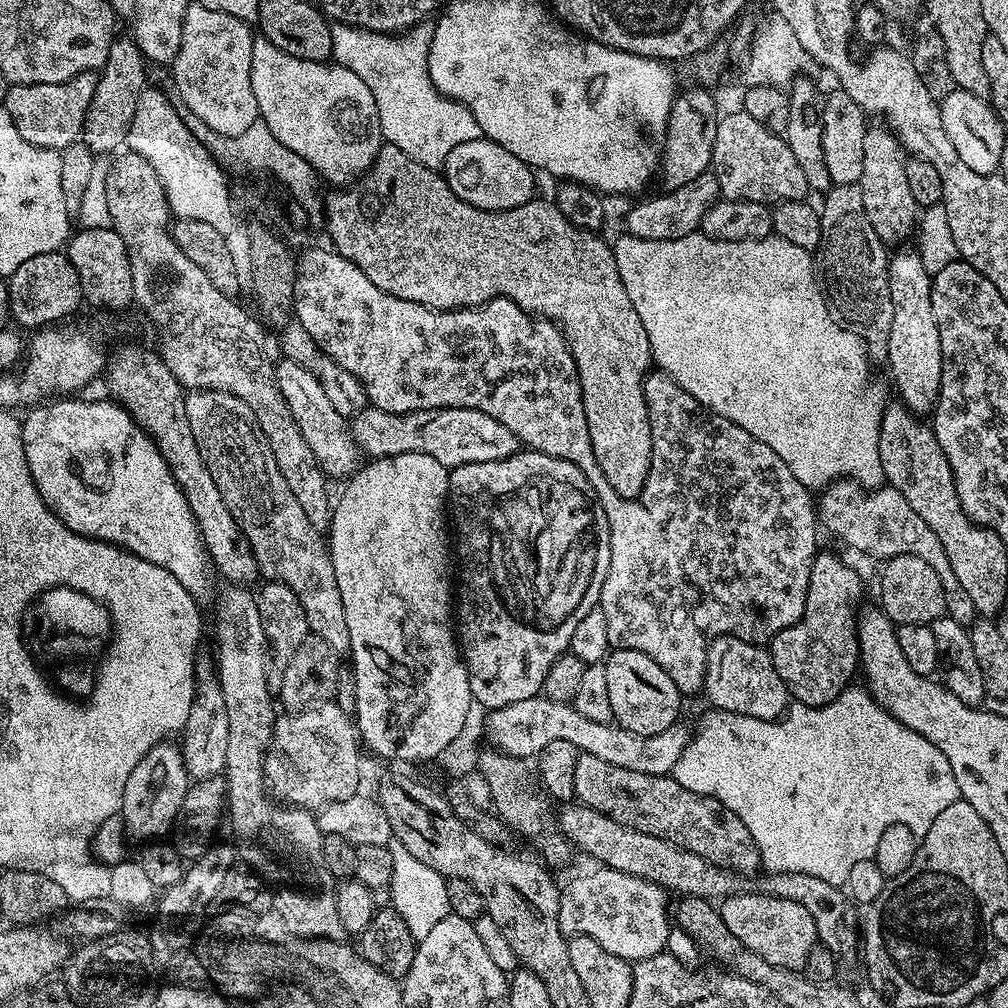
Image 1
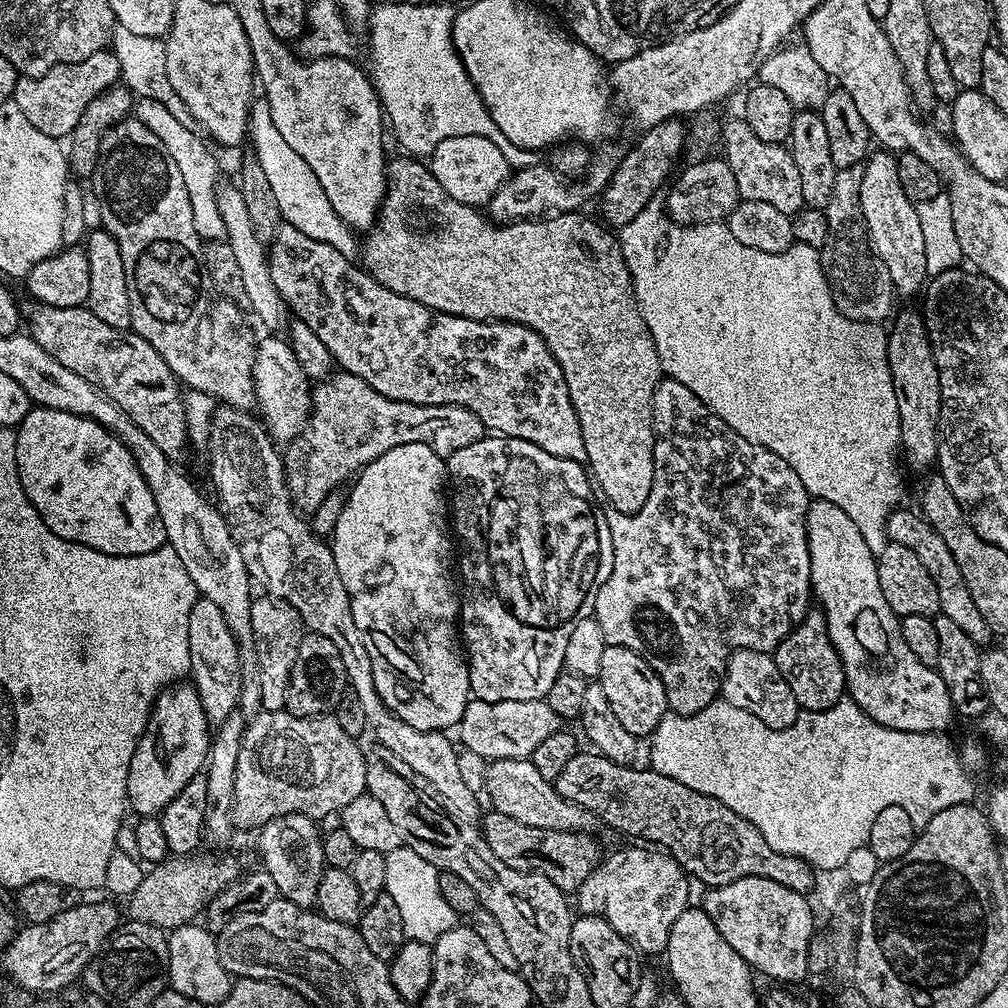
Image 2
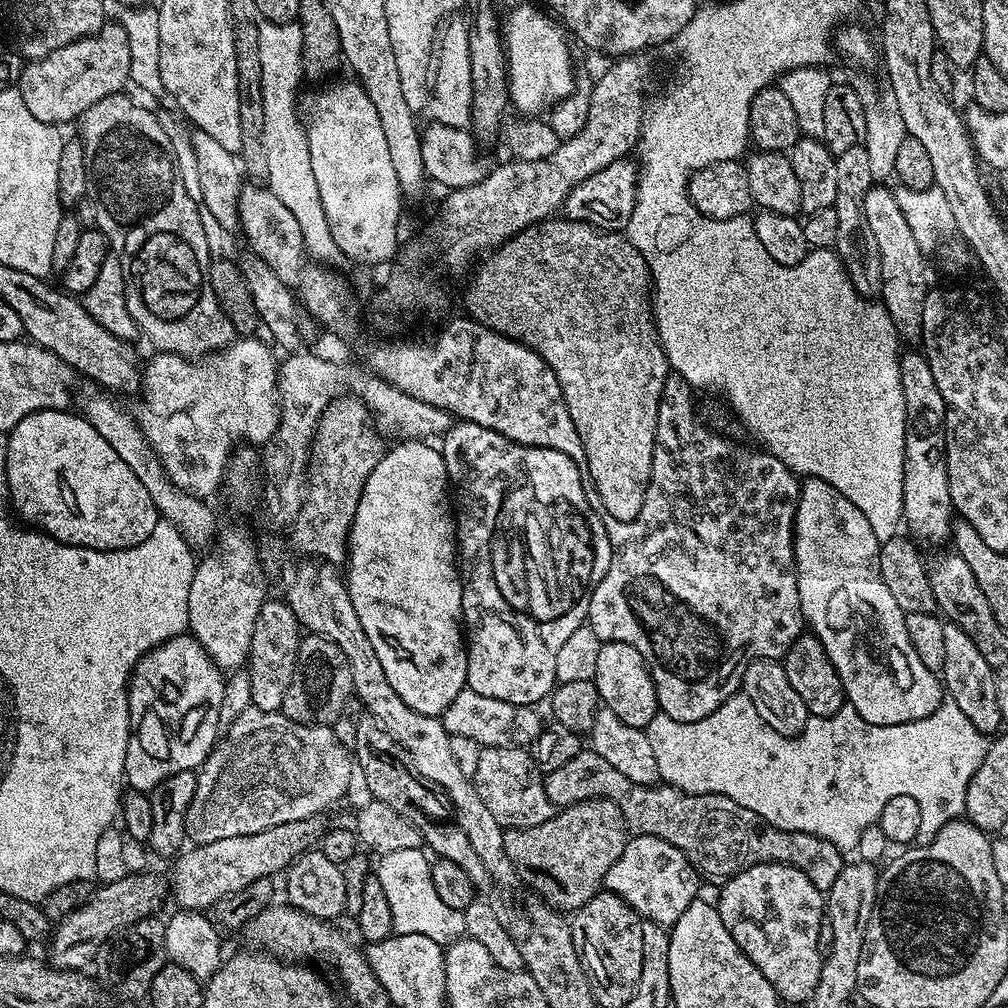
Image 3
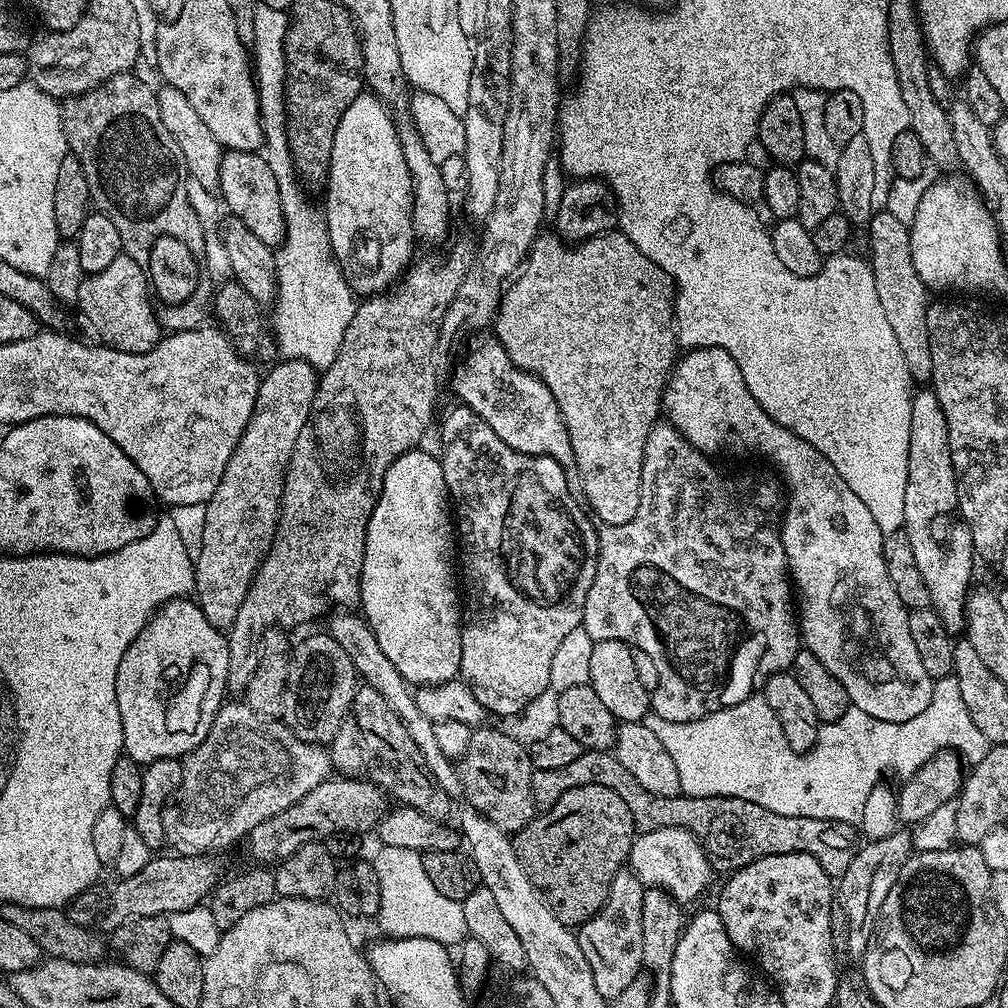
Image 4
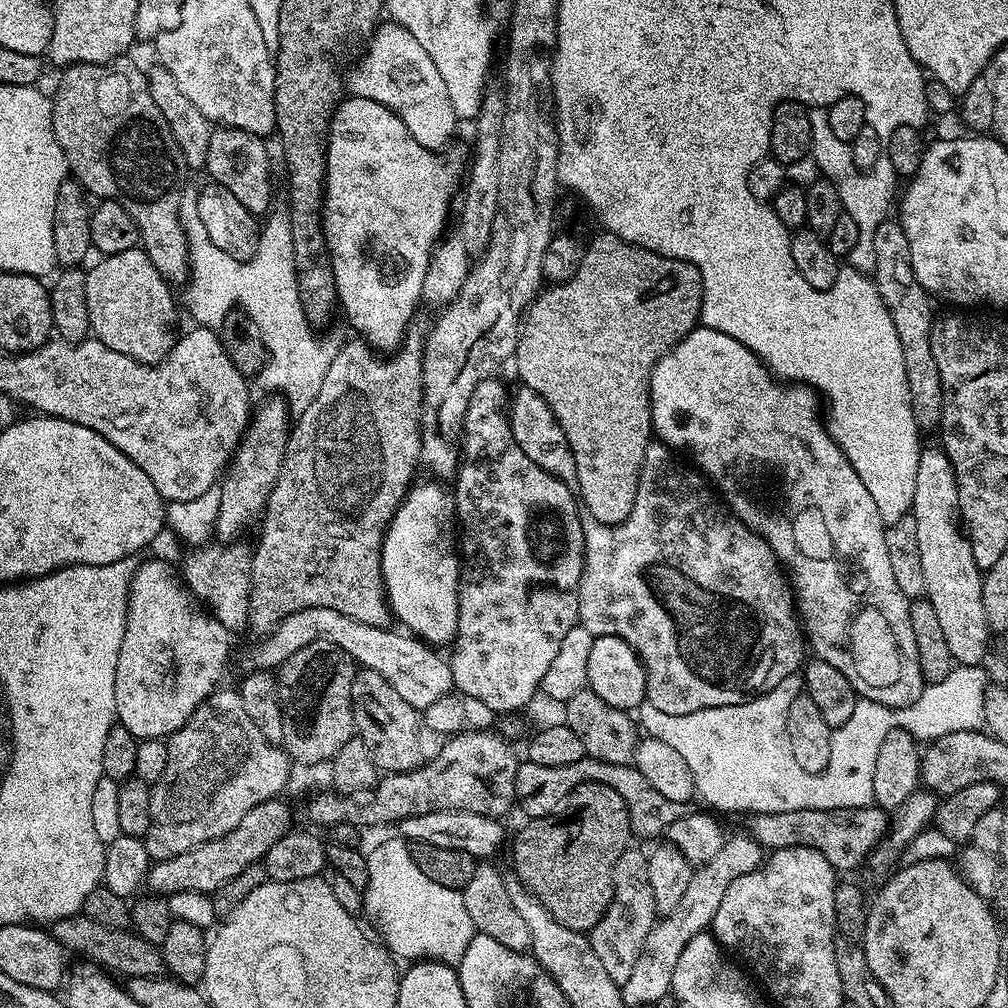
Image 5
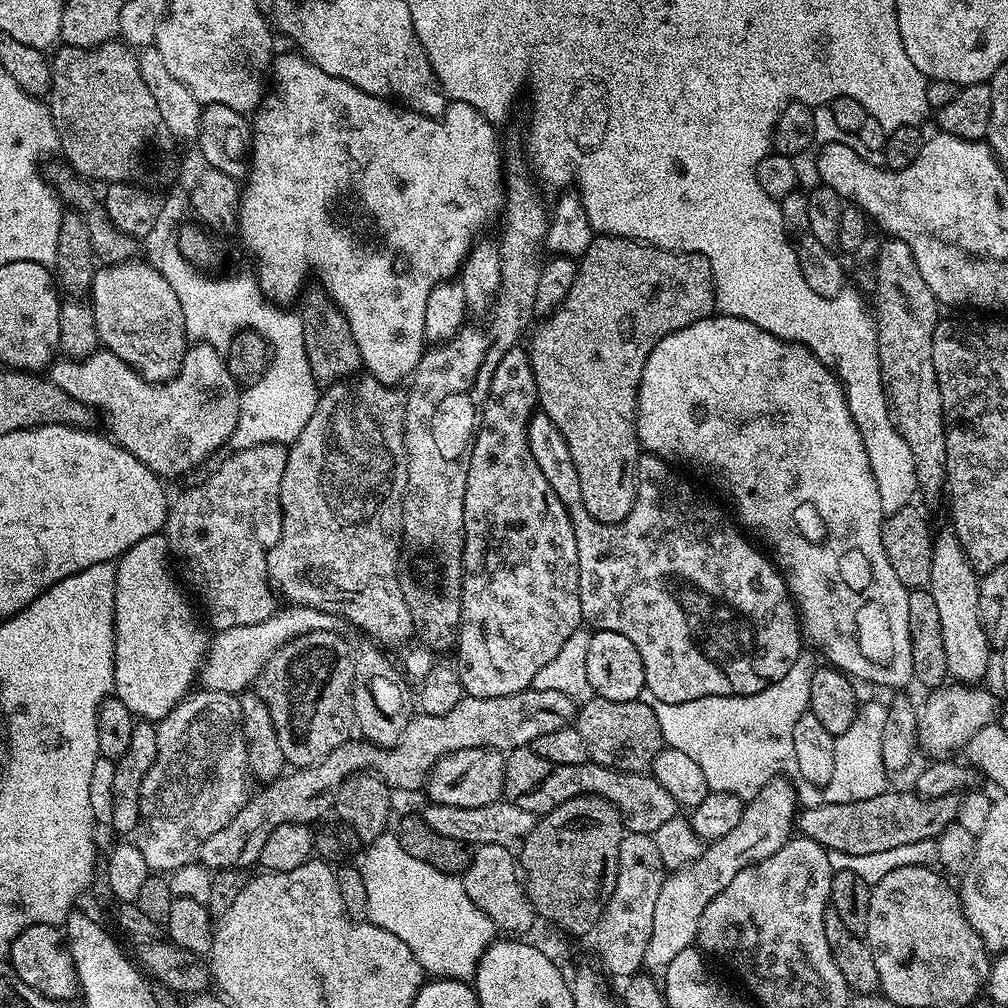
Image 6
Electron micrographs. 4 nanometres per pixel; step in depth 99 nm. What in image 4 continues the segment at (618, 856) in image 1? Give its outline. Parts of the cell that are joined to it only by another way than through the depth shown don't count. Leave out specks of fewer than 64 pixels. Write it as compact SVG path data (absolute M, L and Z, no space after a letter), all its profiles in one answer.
M480 726L473 731L470 746L466 746L466 754L458 761L460 788L468 799L465 800L467 807L490 818L490 822L503 832L515 834L538 815L534 794L530 790L534 771L532 757L529 749L525 745L523 748L514 737L488 727Z

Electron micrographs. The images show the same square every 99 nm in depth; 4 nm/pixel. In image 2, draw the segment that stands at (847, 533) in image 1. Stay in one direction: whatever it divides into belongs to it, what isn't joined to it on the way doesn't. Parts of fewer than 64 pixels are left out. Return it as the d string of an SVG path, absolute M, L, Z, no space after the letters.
M897 507L896 511L888 515L888 539L893 544L910 546L918 558L922 558L922 566L930 570L930 578L934 578L934 586L938 586L938 598L940 599L940 612L950 618L961 628L966 630L966 634L977 644L984 646L993 639L992 631L986 626L986 618L982 618L982 613L978 606L974 606L974 598L970 598L970 590L966 590L966 578L962 578L962 570L958 570L958 562L954 562L954 554L950 554L946 542L935 530L929 526L919 511Z

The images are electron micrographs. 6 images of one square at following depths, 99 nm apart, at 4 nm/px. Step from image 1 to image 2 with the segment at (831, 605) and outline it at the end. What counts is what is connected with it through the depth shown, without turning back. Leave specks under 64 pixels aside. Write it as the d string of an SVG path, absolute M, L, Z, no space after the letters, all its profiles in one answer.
M820 610L809 611L801 624L774 650L774 659L786 686L794 690L794 698L805 712L821 712L845 699L844 663L834 650L824 613Z

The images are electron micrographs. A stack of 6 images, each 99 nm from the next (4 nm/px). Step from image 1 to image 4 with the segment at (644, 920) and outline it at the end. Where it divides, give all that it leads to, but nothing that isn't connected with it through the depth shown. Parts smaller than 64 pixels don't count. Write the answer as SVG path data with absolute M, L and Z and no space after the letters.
M663 828L639 833L632 843L628 864L645 886L665 889L684 906L703 894L708 879L714 873L714 865L704 853L703 843L688 828Z

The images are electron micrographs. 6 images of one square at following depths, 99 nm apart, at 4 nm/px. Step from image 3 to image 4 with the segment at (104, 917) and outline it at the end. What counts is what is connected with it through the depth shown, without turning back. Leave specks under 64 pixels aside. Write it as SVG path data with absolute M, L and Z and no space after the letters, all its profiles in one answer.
M187 854L157 855L138 874L119 881L117 888L111 889L111 900L106 913L109 925L115 926L135 916L167 916L169 912L190 910L195 904L207 901L217 887L216 864L207 860L207 855Z

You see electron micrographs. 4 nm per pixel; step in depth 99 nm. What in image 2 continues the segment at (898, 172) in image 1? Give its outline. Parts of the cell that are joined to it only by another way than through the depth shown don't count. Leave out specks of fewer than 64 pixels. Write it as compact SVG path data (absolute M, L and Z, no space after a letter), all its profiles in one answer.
M876 150L863 161L862 174L862 214L868 227L868 239L878 258L887 266L890 282L895 288L895 295L912 296L925 287L929 279L926 270L926 245L922 227L918 218L917 205L906 198L902 182L898 178L896 156L887 150Z

